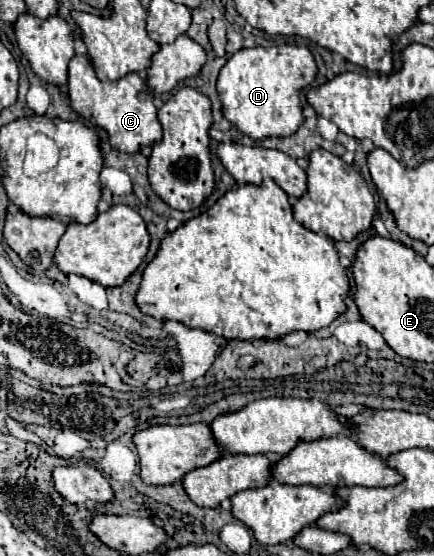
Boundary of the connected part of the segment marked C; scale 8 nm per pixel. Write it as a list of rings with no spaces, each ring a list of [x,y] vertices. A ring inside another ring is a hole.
[[[74,56],[68,64],[68,98],[70,106],[80,116],[108,132],[110,144],[116,150],[138,152],[162,140],[162,124],[158,124],[158,108],[154,106],[152,90],[146,84],[146,78],[142,78],[138,72],[116,82],[102,82],[98,80],[94,64],[88,56]]]

